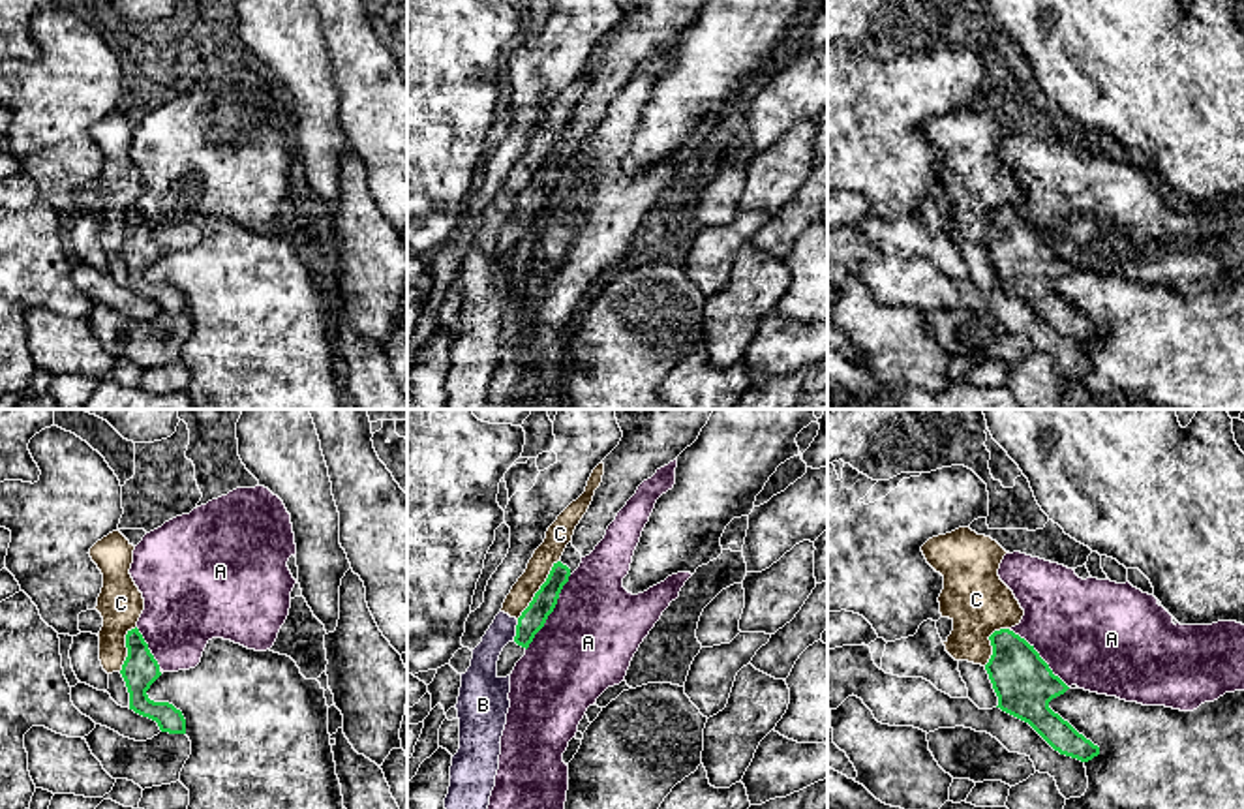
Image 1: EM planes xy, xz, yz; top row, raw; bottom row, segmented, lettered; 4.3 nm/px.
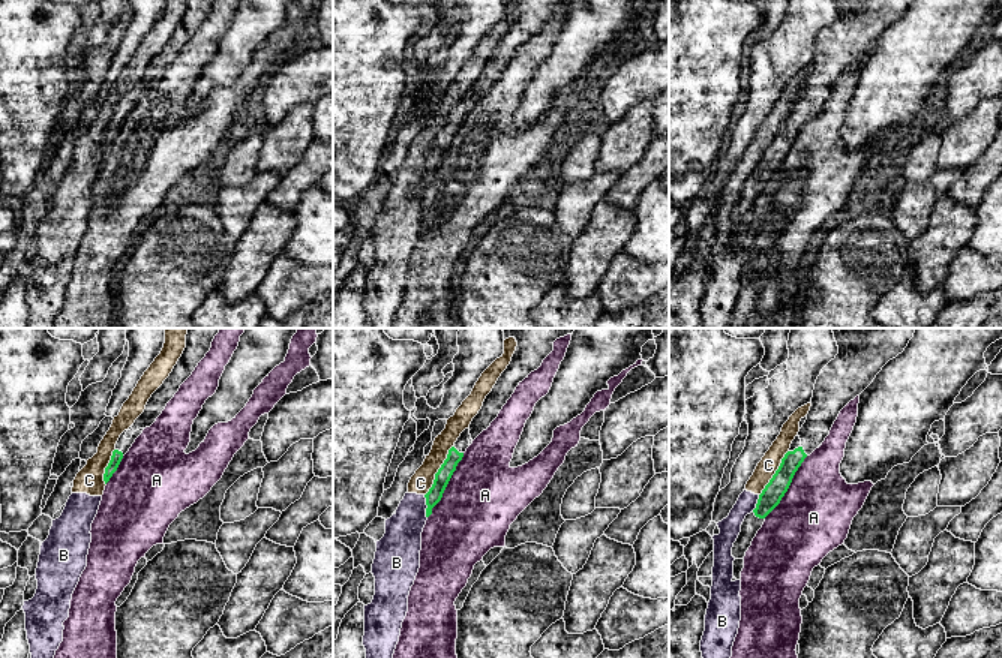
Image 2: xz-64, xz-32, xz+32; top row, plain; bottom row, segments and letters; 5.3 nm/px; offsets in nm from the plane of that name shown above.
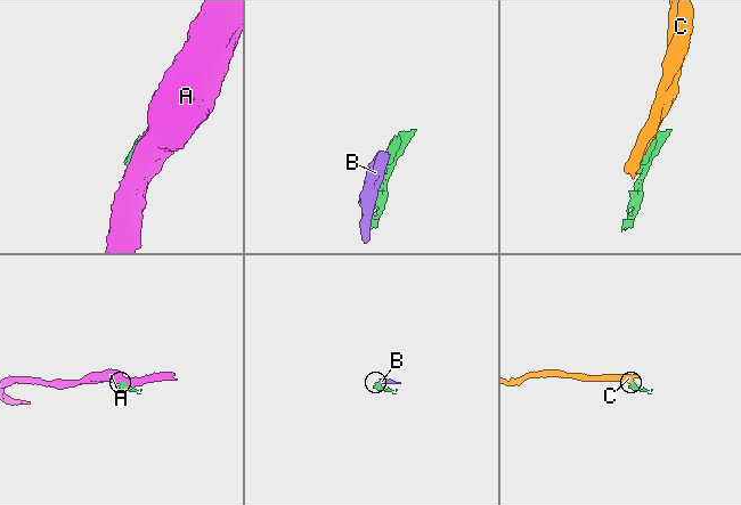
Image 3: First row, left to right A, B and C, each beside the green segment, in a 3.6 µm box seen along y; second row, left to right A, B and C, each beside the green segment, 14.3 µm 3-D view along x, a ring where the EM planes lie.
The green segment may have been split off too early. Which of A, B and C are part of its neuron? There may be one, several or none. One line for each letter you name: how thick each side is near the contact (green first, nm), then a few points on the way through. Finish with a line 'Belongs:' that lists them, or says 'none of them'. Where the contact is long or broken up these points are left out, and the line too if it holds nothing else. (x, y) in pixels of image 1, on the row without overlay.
Belongs: none of them

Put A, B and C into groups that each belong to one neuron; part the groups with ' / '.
A / B C

